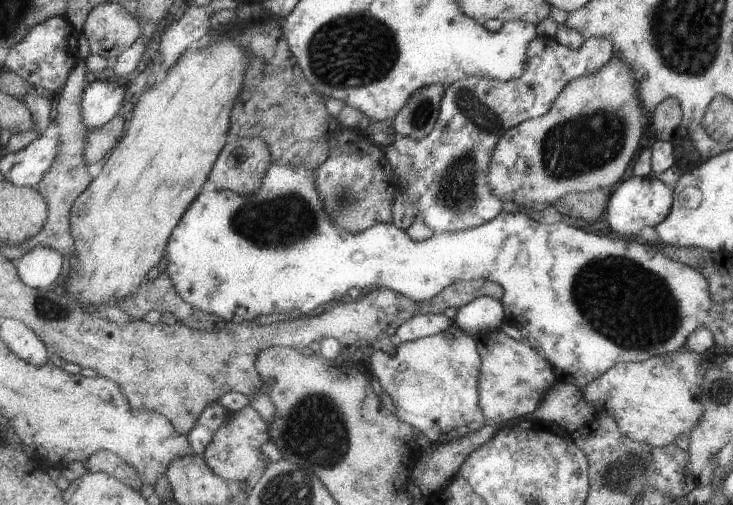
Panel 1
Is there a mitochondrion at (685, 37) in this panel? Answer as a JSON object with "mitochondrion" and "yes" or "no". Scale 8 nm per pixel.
{"mitochondrion":"yes"}

